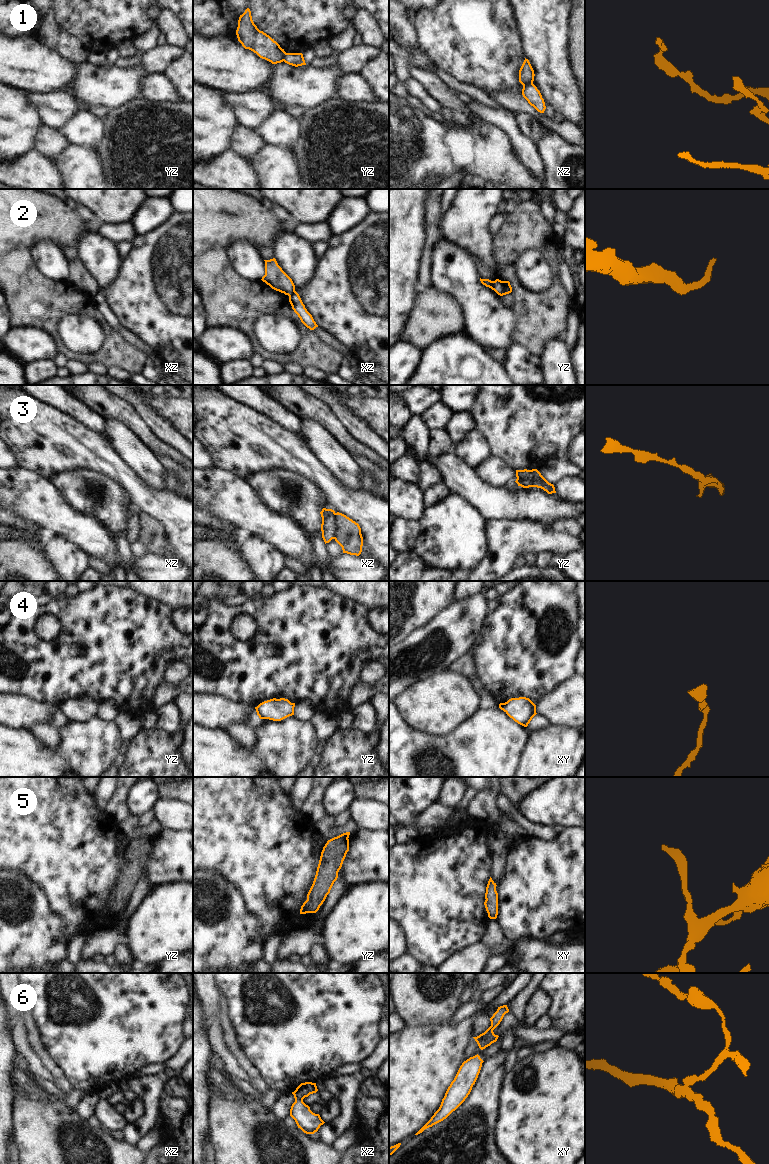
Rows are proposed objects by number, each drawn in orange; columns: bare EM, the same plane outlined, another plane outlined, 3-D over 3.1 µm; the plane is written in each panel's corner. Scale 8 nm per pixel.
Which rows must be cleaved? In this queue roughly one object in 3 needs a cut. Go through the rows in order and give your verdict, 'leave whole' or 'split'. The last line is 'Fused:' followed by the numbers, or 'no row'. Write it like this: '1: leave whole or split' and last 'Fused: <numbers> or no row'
1: split
2: split
3: split
4: leave whole
5: leave whole
6: leave whole
Fused: 1, 2, 3

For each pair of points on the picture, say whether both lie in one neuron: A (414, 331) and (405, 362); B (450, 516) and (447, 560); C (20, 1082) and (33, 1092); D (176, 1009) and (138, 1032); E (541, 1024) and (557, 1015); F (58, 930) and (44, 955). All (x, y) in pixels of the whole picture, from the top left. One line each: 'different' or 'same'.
A: different
B: same
C: same
D: same
E: different
F: same

